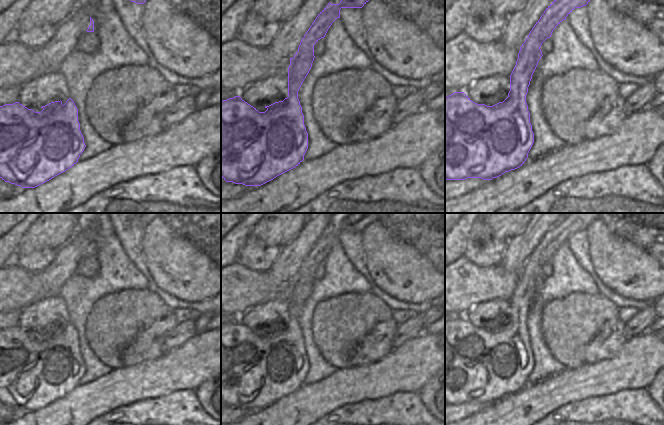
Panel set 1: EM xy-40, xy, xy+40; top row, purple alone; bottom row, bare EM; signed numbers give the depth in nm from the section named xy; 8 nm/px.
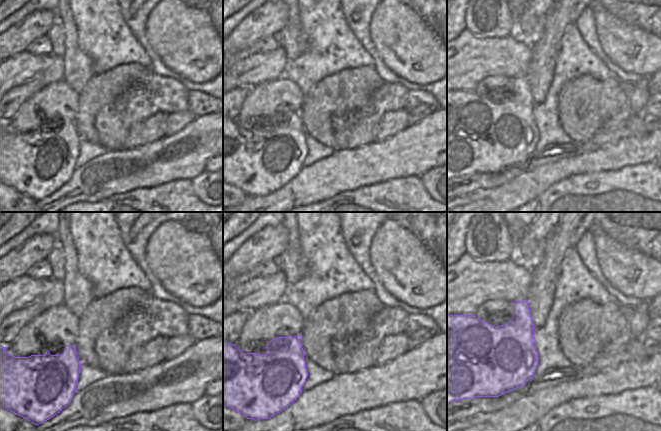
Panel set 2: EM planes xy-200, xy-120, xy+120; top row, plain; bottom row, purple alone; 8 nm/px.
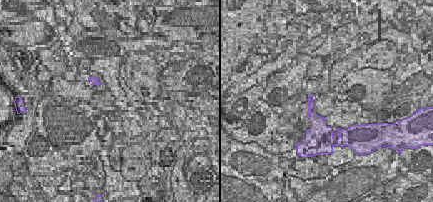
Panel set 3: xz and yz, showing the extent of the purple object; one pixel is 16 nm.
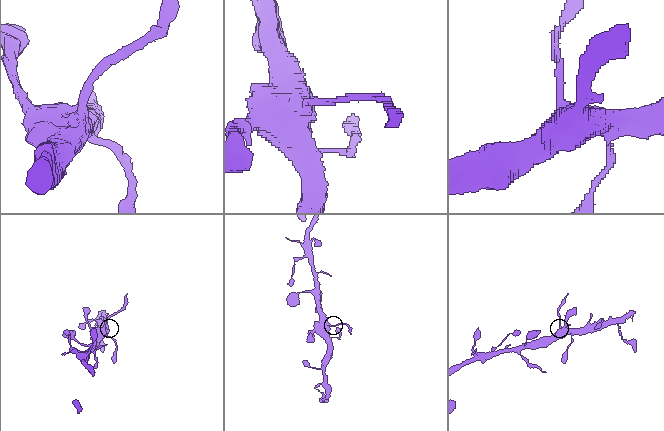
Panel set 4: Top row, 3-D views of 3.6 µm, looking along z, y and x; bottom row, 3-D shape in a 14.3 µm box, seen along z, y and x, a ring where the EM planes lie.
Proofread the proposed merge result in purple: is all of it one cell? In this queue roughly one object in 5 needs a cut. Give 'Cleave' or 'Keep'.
Cleave

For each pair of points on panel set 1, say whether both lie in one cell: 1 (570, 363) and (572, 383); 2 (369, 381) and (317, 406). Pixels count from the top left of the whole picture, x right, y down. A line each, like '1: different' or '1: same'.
1: different
2: same

